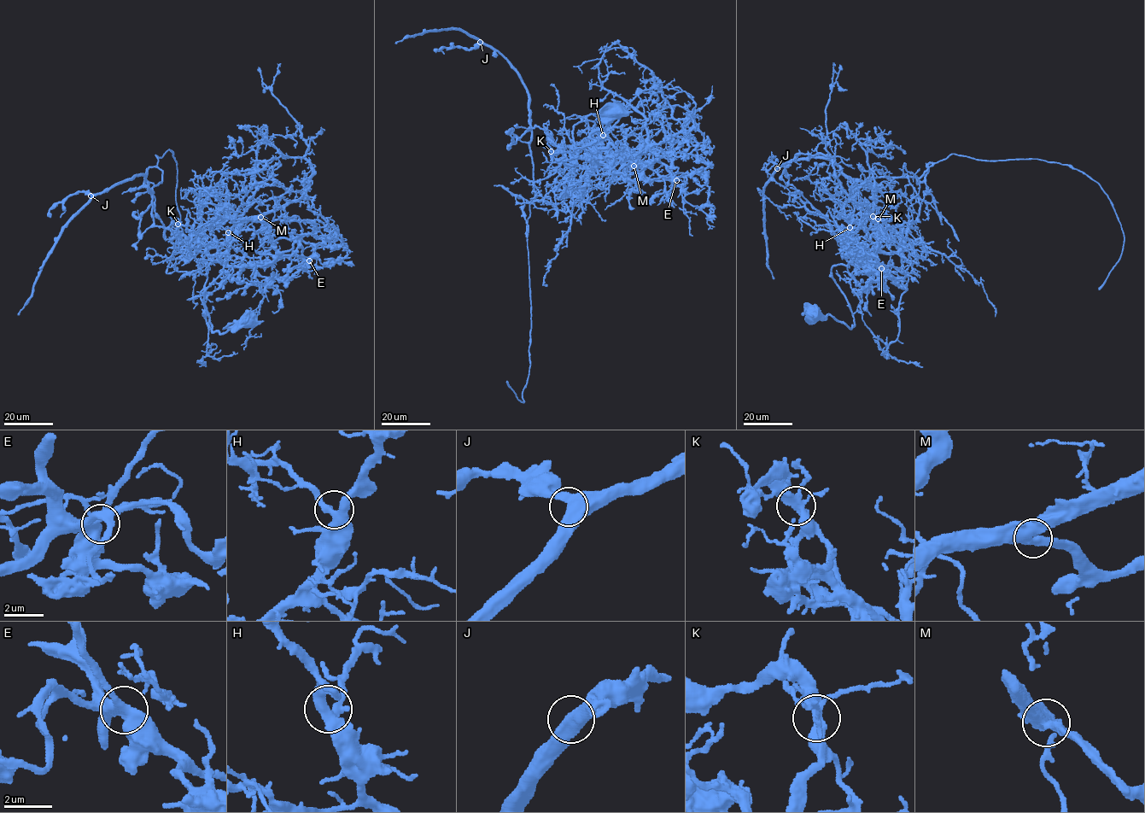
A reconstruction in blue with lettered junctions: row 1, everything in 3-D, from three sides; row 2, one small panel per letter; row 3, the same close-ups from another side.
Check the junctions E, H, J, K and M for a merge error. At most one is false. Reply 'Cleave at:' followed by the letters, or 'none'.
Cleave at: K

